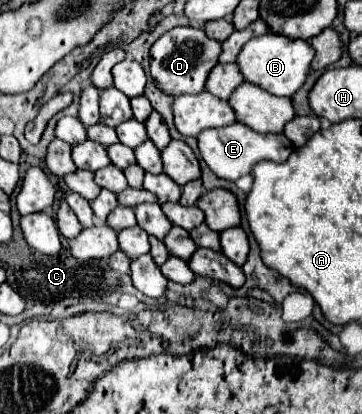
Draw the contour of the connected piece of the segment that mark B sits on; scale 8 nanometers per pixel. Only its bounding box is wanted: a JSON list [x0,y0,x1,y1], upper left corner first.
[237,32,313,98]

